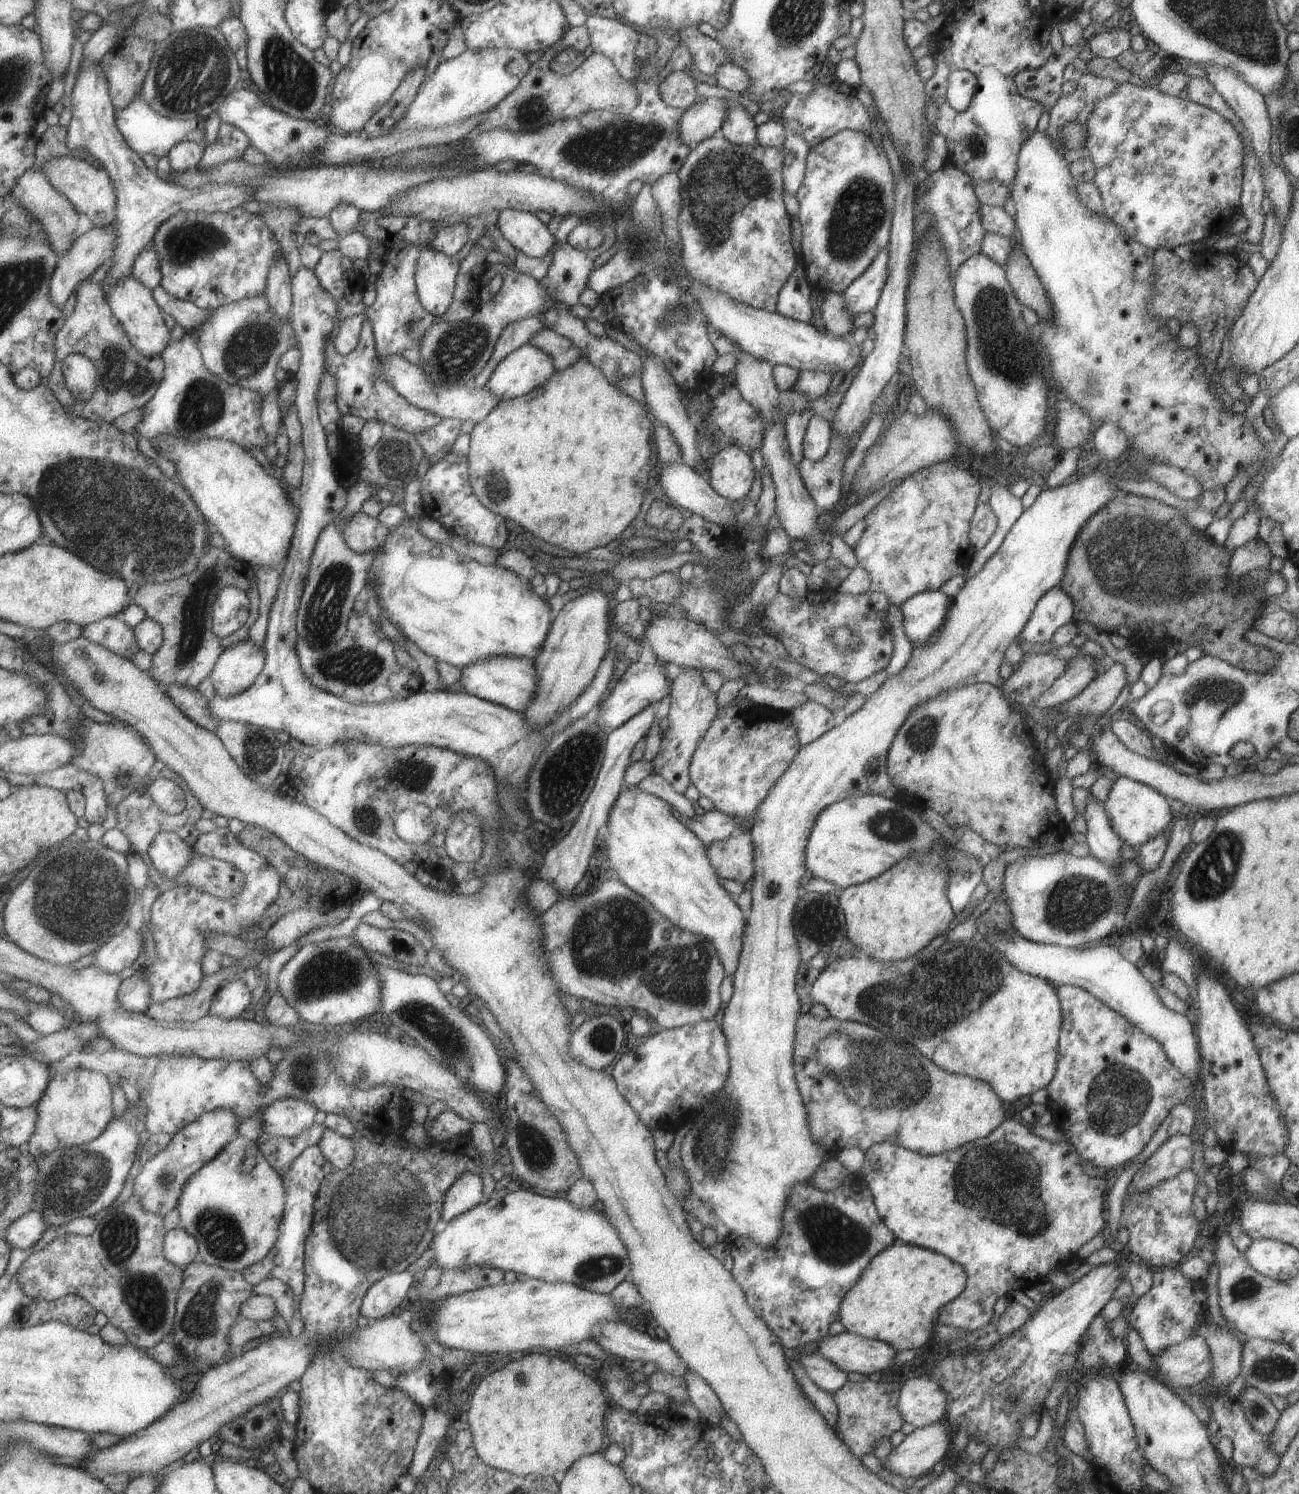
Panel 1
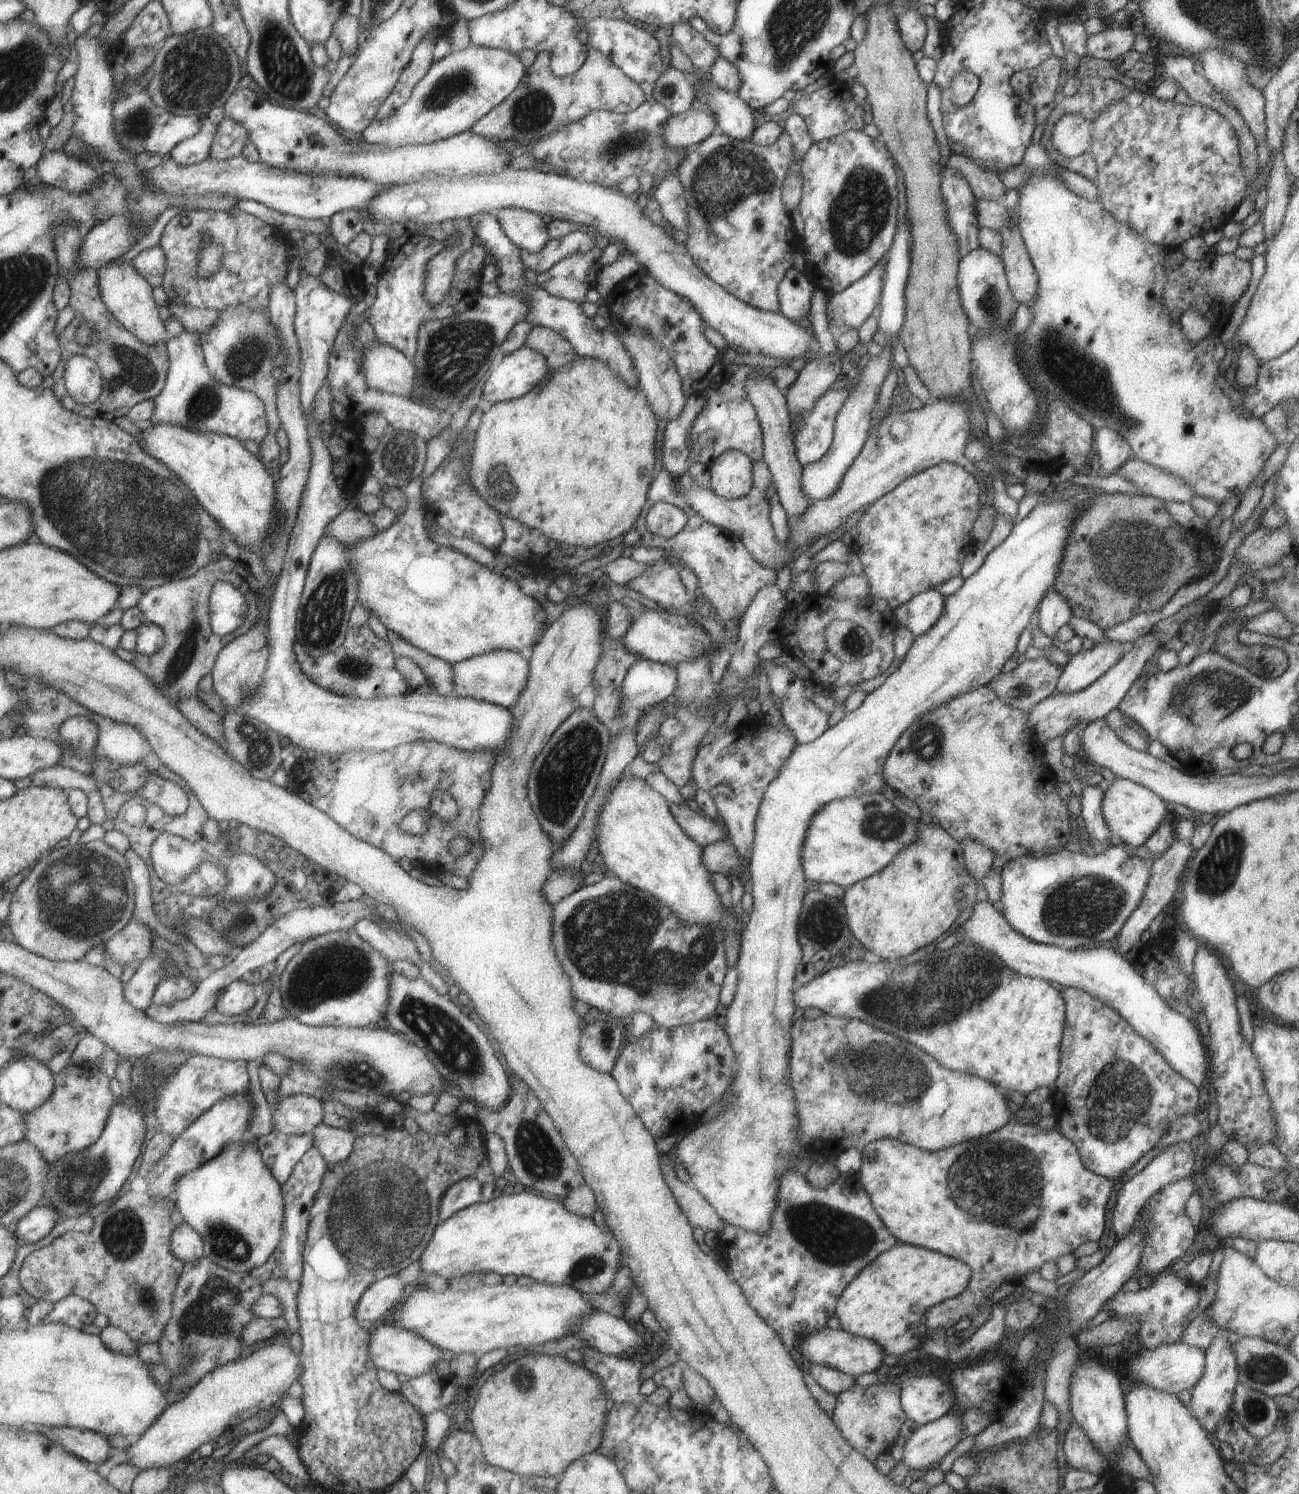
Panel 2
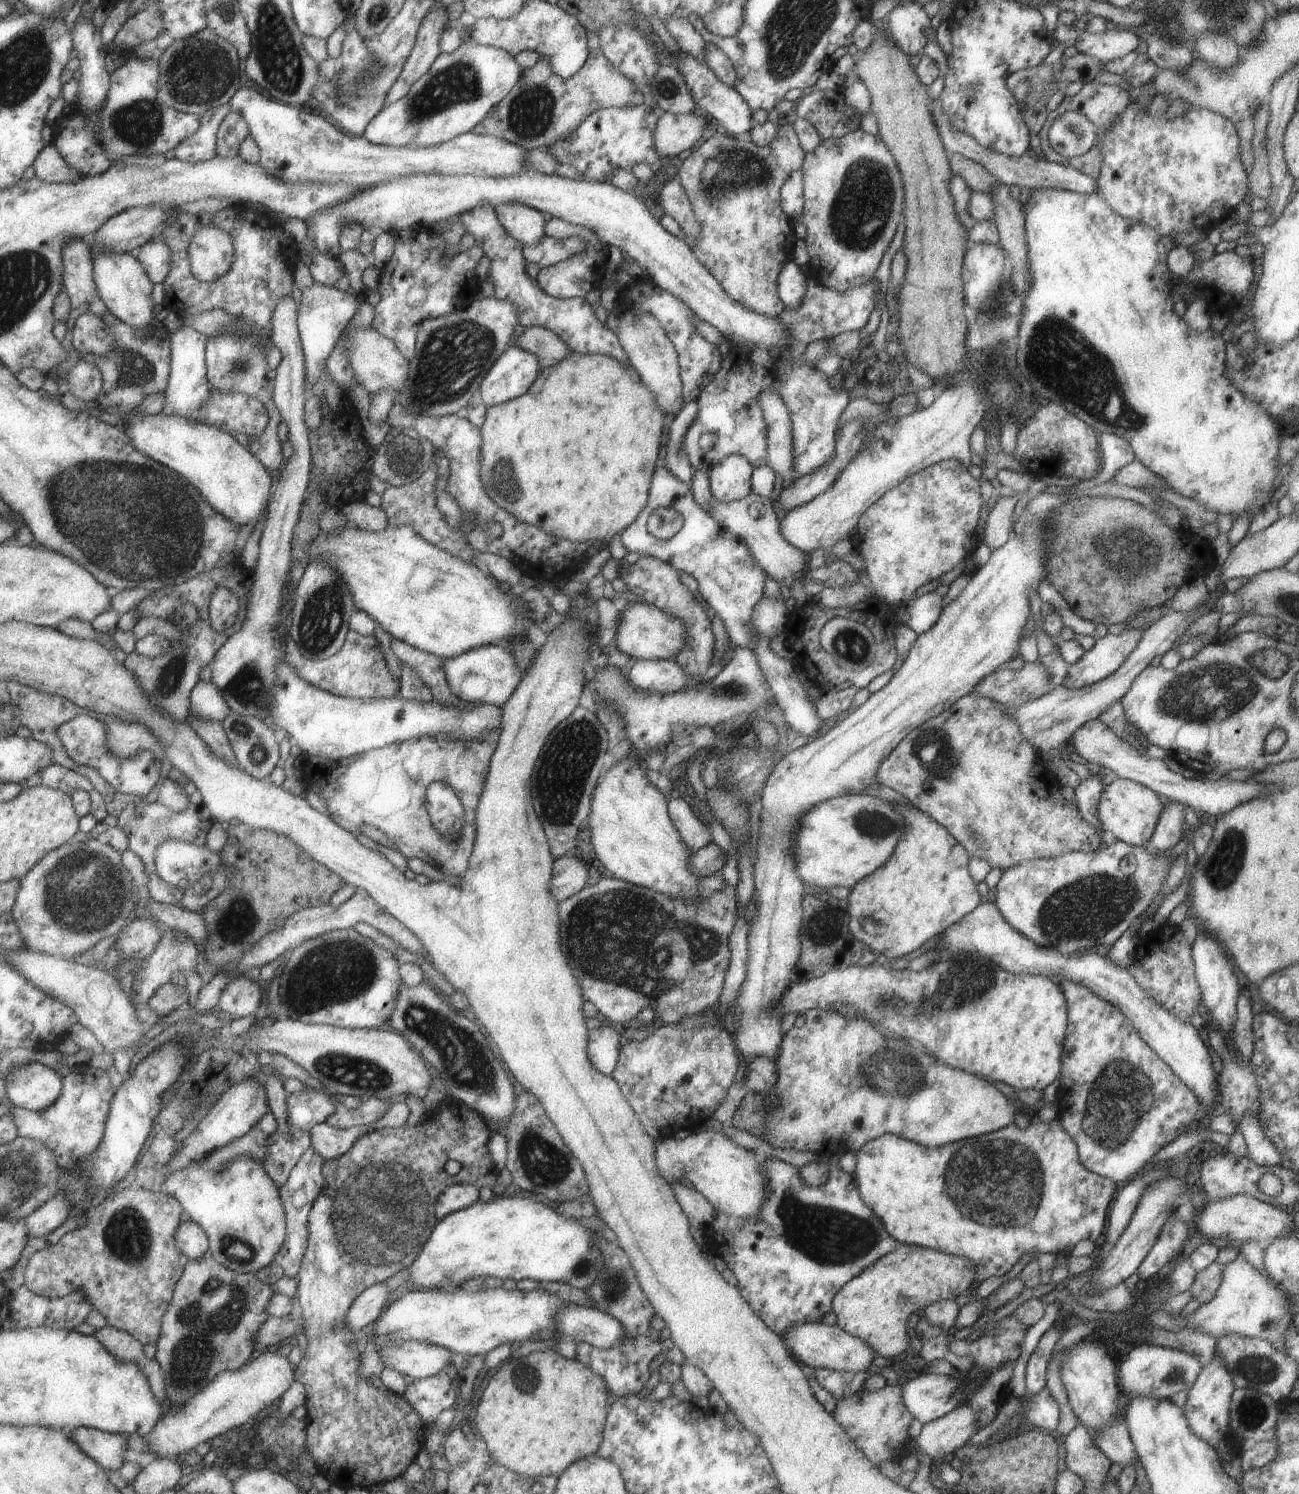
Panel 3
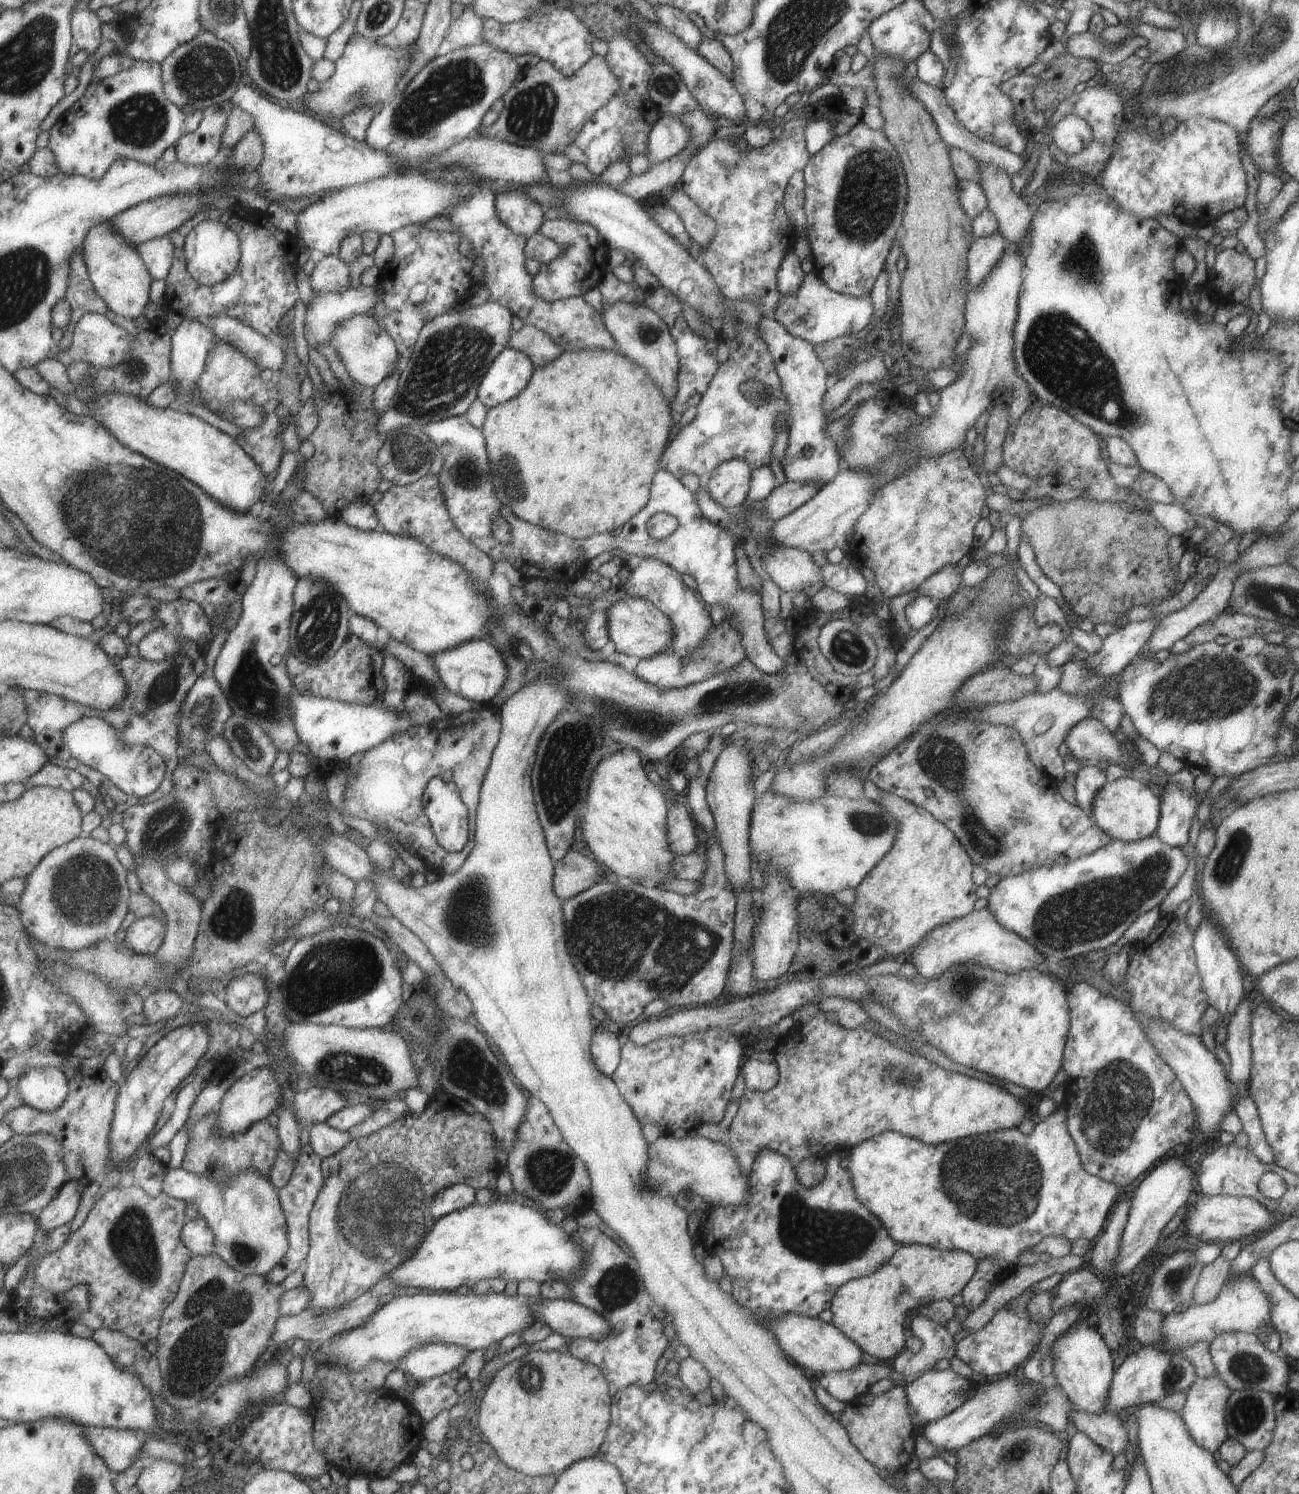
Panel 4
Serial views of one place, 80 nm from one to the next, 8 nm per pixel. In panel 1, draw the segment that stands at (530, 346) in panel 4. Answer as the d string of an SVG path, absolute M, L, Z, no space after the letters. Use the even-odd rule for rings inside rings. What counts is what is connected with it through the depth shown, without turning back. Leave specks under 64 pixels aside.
M544 326L539 332L533 334L527 343L550 356L554 370L573 364L580 356L576 346L568 338Z

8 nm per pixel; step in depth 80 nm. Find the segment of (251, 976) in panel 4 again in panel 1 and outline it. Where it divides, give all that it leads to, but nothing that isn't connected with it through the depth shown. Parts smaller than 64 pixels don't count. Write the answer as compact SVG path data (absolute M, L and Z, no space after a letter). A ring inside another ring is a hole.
M242 978L227 979L214 992L208 1014L222 1019L235 1019L247 1009L251 1000L249 988Z

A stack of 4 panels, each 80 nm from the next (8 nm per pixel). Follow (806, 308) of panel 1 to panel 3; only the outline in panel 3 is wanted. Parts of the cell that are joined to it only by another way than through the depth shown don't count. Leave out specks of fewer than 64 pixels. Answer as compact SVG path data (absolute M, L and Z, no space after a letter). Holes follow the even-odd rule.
M787 259L777 277L777 294L784 307L793 310L802 302L806 289L806 275L802 268Z

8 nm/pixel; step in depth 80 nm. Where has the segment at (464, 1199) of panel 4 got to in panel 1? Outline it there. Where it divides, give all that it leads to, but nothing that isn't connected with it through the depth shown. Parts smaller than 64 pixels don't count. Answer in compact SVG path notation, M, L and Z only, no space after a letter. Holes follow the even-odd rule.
M461 1173L445 1191L440 1219L449 1222L455 1216L482 1202L482 1178L475 1173Z

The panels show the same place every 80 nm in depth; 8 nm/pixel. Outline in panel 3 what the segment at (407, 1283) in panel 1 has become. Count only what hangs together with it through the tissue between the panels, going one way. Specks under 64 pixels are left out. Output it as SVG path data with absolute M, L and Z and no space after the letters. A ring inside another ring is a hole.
M383 1280L367 1288L349 1305L348 1312L343 1315L342 1321L347 1331L358 1332L366 1324L373 1322L379 1313L388 1305L389 1281Z

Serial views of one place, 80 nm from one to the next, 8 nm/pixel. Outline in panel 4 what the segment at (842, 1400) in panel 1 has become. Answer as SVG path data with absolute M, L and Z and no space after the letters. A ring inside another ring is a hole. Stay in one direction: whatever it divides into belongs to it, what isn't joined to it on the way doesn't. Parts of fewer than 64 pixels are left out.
M900 1383L878 1396L869 1392L855 1396L845 1403L838 1420L859 1454L873 1466L887 1470L889 1475L903 1472L907 1462L916 1457L914 1442L919 1435L911 1423L907 1406L906 1392Z

